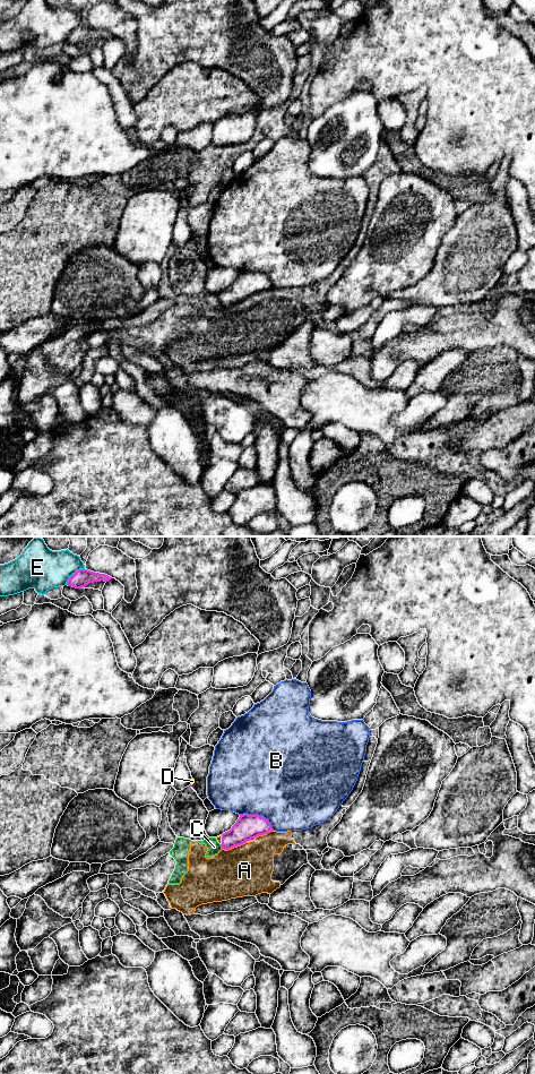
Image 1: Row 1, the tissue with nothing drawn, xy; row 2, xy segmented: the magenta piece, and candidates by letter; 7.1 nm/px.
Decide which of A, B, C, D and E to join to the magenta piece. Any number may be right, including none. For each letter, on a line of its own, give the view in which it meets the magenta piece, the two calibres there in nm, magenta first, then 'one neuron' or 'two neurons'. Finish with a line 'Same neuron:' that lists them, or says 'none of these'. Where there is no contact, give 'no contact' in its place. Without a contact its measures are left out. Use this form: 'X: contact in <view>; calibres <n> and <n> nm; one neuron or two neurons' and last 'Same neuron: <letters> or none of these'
A: contact in xy; calibres 180 and 360 nm; two neurons
B: contact in xy; calibres 180 and 500 nm; two neurons
C: contact in xy; calibres 180 and 90 nm; two neurons
D: contact in xy; calibres 180 and 40 nm; one neuron
E: contact in xy; calibres 120 and 300 nm; two neurons
Same neuron: D

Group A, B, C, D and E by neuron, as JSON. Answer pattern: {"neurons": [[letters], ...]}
{"neurons": [["A", "C"], ["B"], ["D"], ["E"]]}

